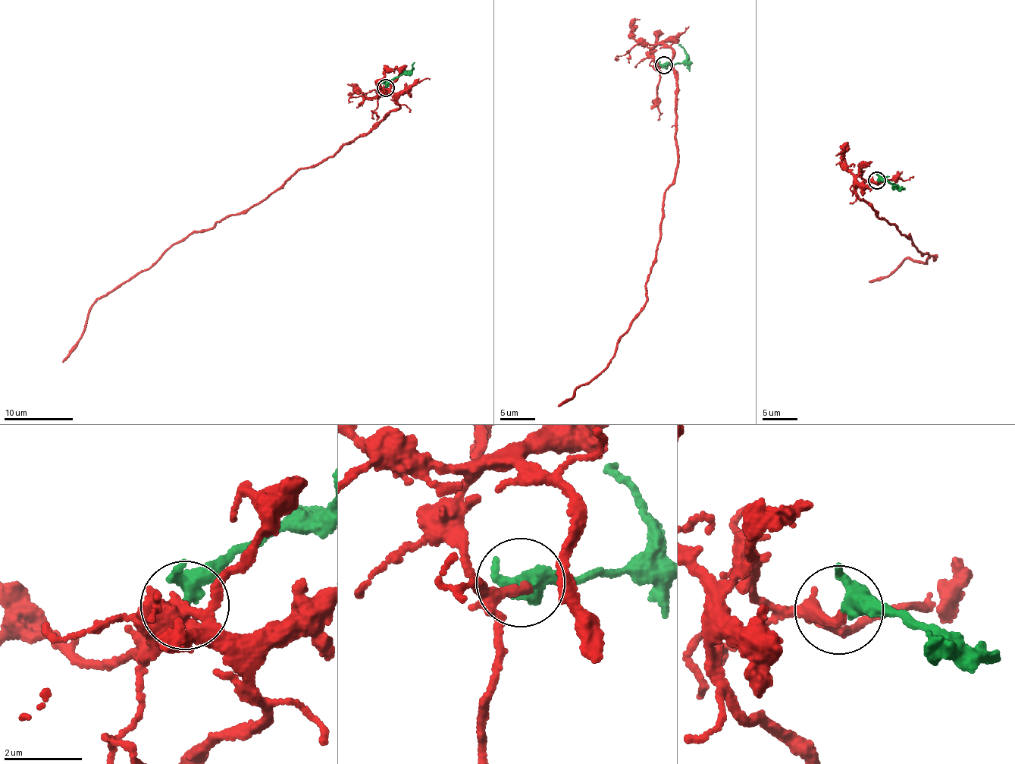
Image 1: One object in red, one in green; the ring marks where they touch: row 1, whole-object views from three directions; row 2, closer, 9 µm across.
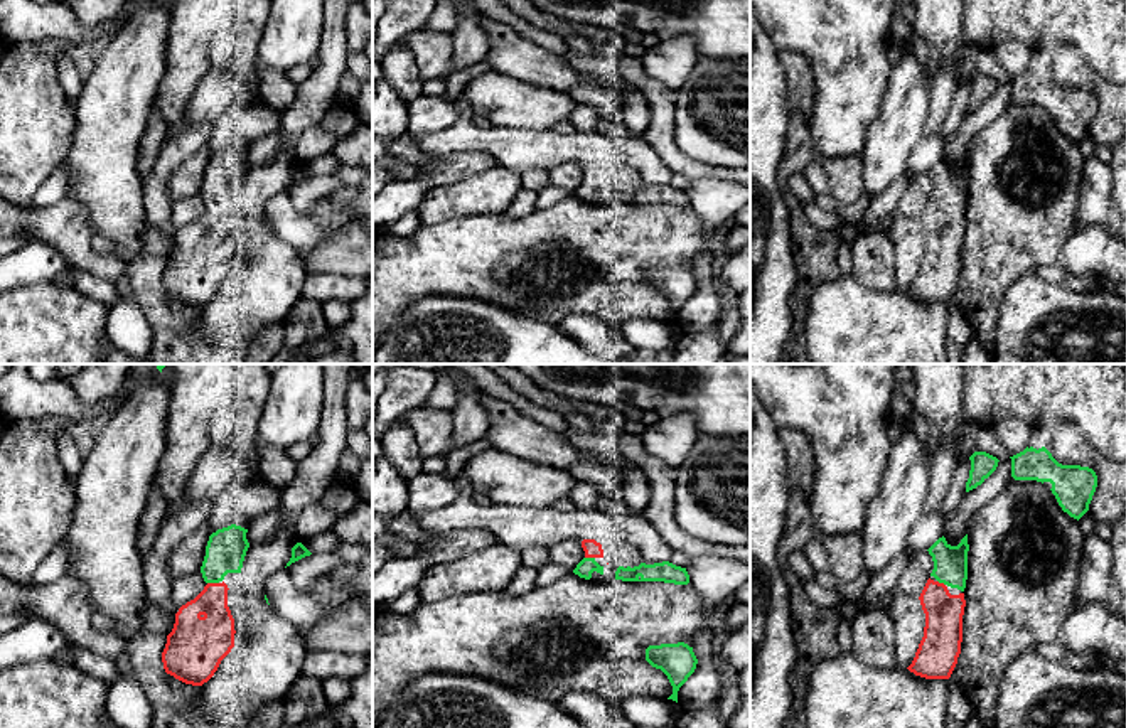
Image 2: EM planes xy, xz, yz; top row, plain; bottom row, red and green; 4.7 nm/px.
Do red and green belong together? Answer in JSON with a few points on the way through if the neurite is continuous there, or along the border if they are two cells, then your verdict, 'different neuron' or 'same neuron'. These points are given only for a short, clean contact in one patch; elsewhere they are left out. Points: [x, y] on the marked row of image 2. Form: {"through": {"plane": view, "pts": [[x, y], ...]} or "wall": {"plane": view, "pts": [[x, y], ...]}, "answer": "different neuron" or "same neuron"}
{"through": {"plane": "xy", "pts": [[211, 636], [213, 583], [213, 570], [226, 548]]}, "answer": "same neuron"}

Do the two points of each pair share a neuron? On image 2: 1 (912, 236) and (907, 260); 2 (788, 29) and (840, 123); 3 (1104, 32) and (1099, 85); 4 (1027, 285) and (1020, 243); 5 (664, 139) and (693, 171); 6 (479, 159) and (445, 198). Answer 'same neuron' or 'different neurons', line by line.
1: same neuron
2: same neuron
3: different neurons
4: different neurons
5: same neuron
6: different neurons

